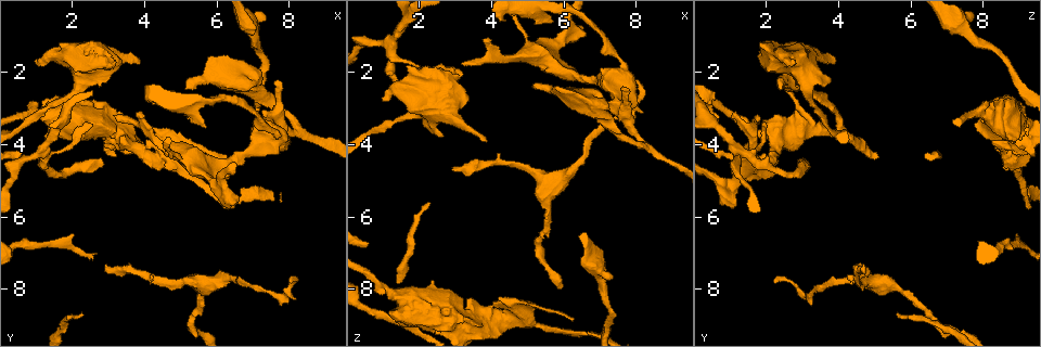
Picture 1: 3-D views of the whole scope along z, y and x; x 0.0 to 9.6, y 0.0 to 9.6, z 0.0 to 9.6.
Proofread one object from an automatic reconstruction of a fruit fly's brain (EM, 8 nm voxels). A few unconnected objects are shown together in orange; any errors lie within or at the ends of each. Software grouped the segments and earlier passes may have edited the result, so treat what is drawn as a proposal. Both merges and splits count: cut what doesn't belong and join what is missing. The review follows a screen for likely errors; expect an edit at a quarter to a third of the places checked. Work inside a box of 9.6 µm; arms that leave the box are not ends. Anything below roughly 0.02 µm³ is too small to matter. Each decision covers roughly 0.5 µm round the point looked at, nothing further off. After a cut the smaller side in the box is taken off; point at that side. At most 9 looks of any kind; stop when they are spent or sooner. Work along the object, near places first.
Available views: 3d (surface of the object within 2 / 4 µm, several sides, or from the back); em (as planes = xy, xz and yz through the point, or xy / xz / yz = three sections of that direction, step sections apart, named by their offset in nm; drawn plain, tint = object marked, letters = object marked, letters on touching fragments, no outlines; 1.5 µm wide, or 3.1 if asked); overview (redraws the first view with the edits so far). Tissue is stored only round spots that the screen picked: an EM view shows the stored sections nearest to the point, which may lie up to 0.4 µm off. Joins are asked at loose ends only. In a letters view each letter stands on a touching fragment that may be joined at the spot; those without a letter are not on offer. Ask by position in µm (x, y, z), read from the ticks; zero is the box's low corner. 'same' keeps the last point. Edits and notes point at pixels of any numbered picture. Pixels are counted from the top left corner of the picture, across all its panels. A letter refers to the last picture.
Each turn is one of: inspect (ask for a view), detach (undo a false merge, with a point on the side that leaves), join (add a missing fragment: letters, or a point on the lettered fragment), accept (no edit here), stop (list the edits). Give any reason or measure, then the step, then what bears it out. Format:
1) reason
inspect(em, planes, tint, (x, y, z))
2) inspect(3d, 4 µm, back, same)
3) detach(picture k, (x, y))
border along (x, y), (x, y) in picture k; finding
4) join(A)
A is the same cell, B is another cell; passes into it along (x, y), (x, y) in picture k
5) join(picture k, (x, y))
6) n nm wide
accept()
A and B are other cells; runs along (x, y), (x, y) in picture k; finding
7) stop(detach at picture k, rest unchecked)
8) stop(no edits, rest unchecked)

branch stops here
inspect(em, planes, letters, (5.15, 2.45, 2.45))

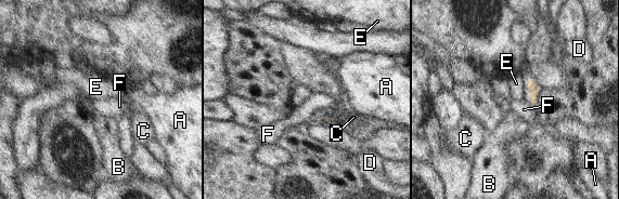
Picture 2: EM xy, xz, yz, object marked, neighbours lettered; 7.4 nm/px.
accept()
A, B, C, D, E and F are other cells; border along (528, 102), (533, 107) in picture 2; none of them fits

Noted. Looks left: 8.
thick turns thin
inspect(3d, 2 µm, (6.55, 4.35, 2.15))

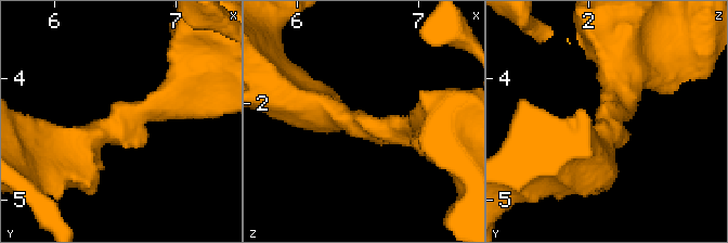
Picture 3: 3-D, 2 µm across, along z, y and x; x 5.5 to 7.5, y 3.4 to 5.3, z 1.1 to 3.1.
now the EM
inspect(em, planes, plain, (6.62, 4.34, 2.18))

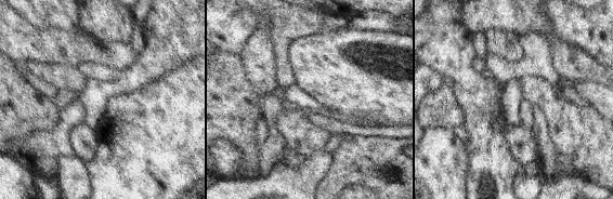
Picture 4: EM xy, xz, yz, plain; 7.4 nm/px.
see the neighbours
inspect(em, planes, letters, same)

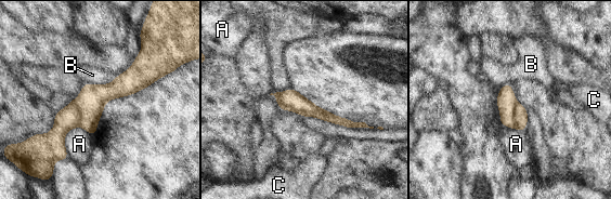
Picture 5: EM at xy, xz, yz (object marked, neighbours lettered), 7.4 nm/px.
160 nm wide
detach(picture 5, (281, 104))
A, B and C are other cells; border along (281, 93), (288, 106), (304, 116) in picture 5; two neurons meet here

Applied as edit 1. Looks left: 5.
an open end
inspect(em, planes, letters, (0.95, 1.80, 2.80))

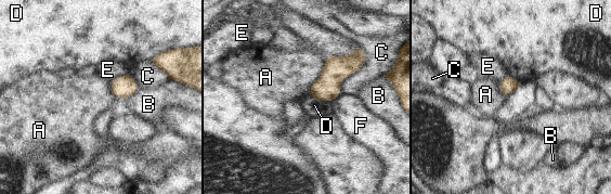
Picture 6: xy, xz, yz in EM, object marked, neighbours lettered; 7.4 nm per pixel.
accept()
A, B, C, D, E and F are other cells; border along (325, 59), (320, 77), (309, 88) in picture 6; none of them fits

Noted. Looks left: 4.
stop(detach at picture 5, rest unchecked)

